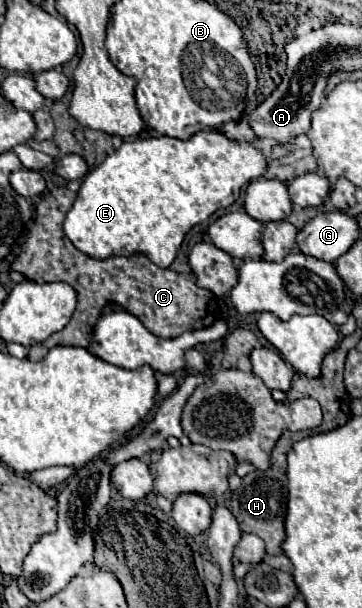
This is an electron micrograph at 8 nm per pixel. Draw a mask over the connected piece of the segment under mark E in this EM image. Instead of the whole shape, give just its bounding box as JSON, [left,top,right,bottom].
[65,129,269,267]

